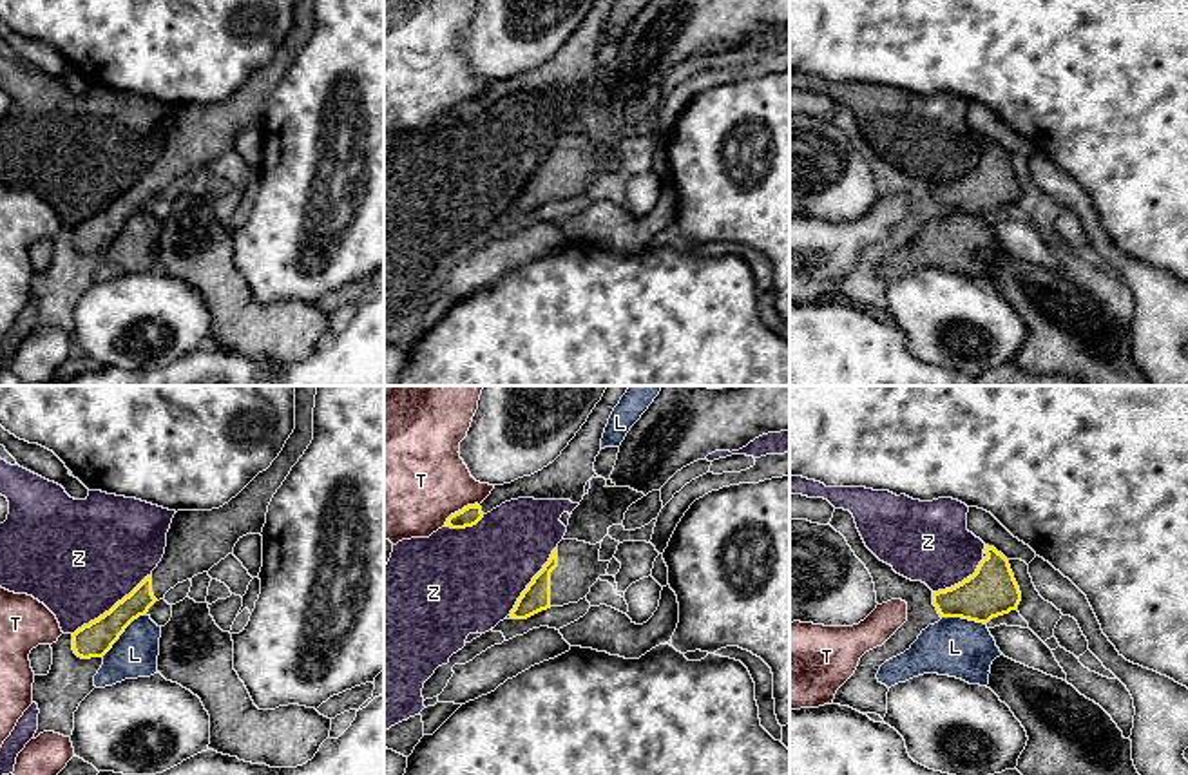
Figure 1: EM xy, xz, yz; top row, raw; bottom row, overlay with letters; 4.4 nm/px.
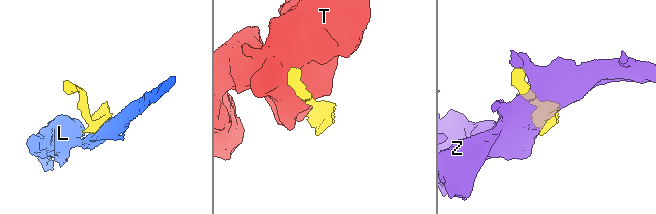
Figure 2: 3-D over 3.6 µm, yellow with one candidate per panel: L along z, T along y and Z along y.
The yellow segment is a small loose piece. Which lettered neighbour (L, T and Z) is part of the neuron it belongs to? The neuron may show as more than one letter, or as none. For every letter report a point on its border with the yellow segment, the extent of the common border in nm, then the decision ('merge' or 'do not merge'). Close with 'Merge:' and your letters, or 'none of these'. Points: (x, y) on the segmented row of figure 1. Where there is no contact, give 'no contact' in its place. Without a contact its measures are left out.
L: xy (124, 631) | 280 nm | do not merge
T: xz (459, 511) | 190 nm | do not merge
Z: xy (113, 607) | 440 nm | do not merge
Merge: none of these

